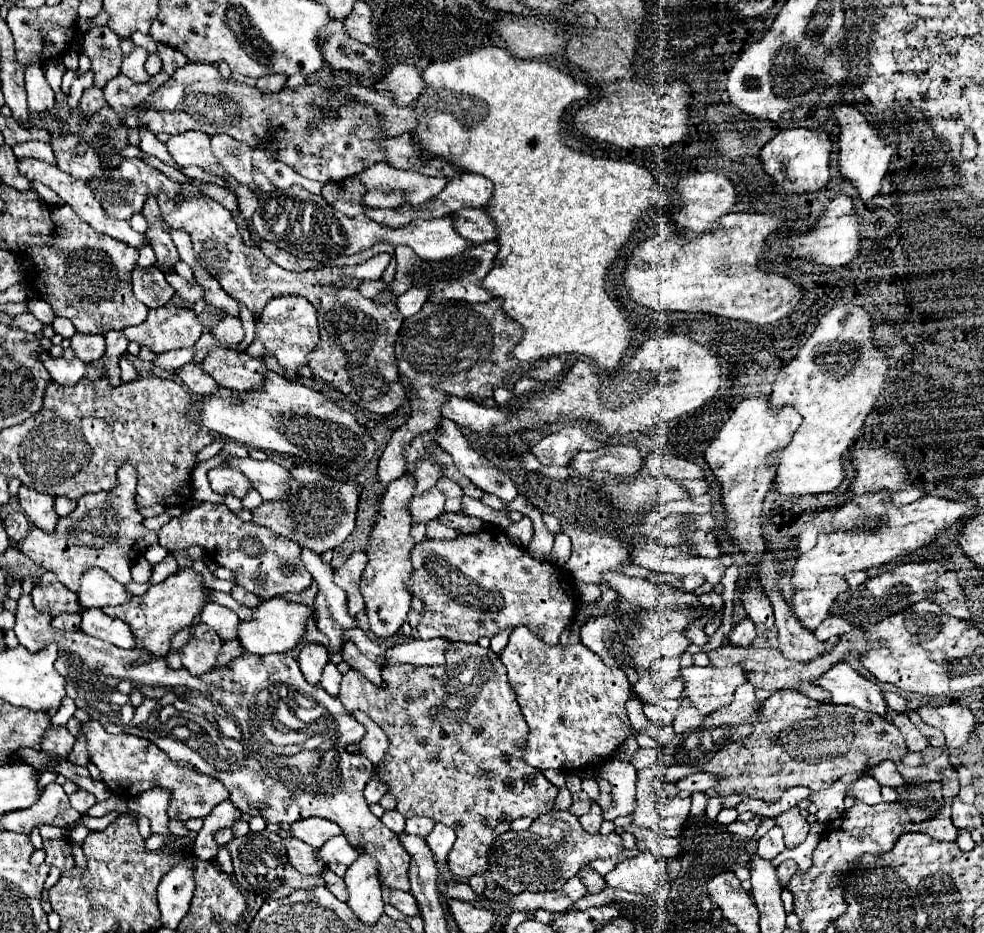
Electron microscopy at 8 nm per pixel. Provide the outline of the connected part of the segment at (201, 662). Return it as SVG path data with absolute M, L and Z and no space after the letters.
M195 624L193 638L187 646L181 648L181 660L183 666L193 676L203 676L205 672L211 672L215 668L215 660L221 652L223 640L207 628L207 624Z

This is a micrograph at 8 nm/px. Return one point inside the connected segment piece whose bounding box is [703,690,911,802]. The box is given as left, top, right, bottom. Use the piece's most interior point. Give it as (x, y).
(798, 742)

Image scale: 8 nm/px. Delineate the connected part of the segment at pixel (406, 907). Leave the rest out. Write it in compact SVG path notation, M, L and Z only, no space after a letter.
M383 886L383 900L391 902L395 908L399 908L405 916L421 916L417 900L409 892L399 892L399 890L389 890Z

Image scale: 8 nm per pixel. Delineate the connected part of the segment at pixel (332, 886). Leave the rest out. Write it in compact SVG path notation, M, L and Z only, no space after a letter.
M327 868L327 872L323 872L323 880L325 880L325 886L341 900L341 902L347 902L349 900L349 894L347 894L347 884L341 876L337 876L335 872L331 872Z

